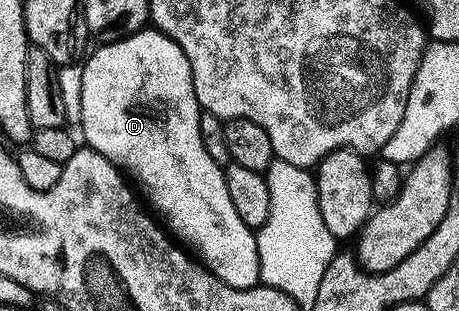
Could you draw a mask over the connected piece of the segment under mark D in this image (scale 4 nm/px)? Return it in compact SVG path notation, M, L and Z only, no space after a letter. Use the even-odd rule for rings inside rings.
M154 28L98 48L100 50L91 59L88 57L83 66L81 133L87 137L86 145L118 166L145 198L147 193L146 201L155 205L154 213L162 219L166 229L184 247L194 251L207 269L229 284L229 288L251 290L260 285L259 239L256 231L250 230L245 220L237 216L237 208L233 208L224 167L218 166L213 156L205 152L205 140L201 140L204 111L197 100L193 72L185 52L181 52L172 38Z

